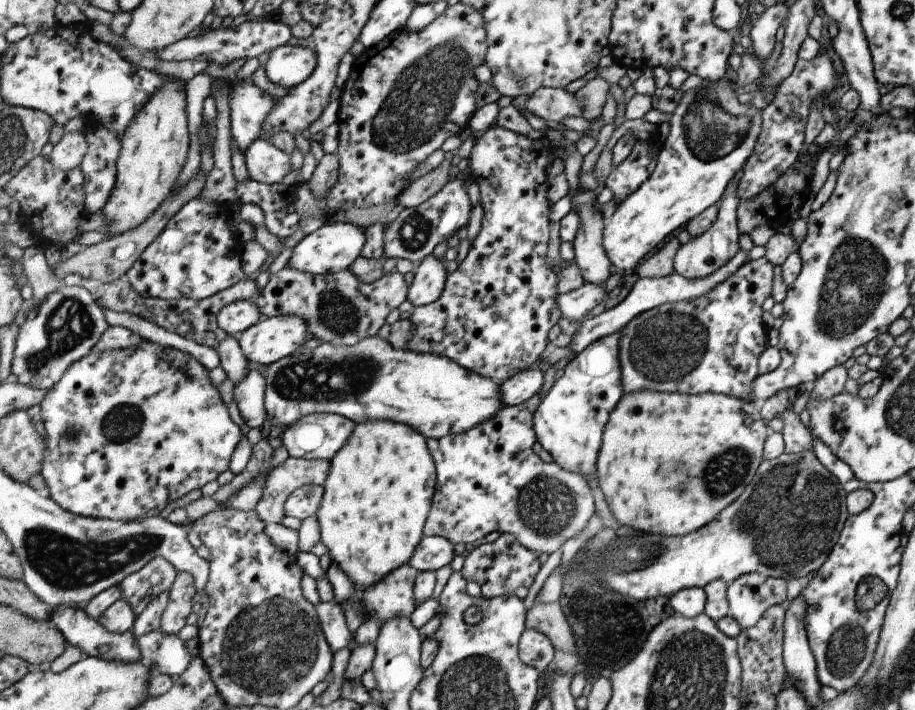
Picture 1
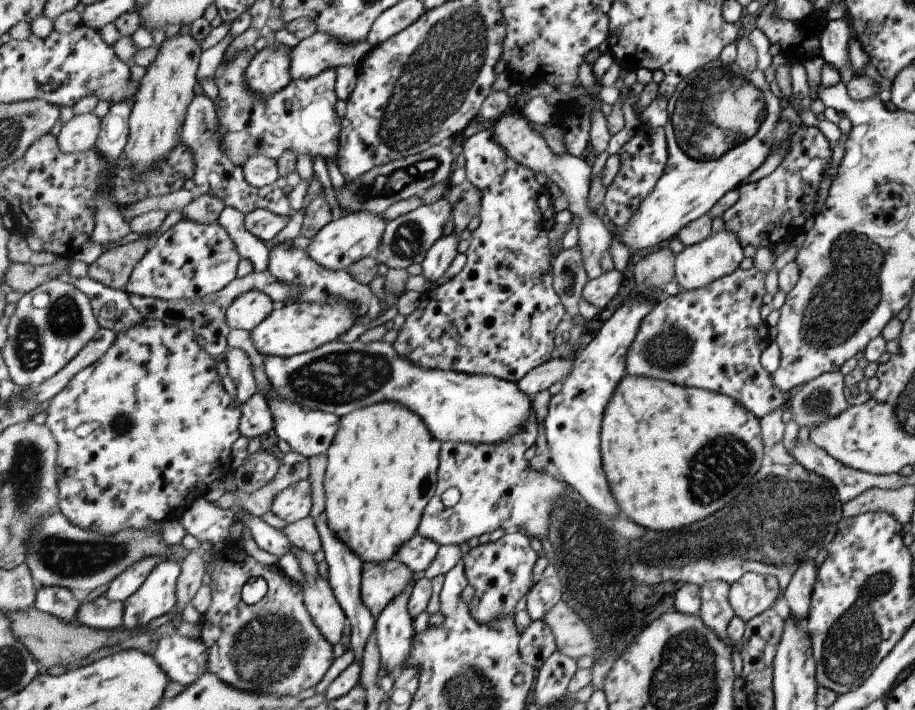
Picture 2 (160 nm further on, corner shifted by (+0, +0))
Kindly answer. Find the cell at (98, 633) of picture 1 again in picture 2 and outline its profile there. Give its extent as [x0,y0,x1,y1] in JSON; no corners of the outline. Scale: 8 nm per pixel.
[34,585,80,623]

